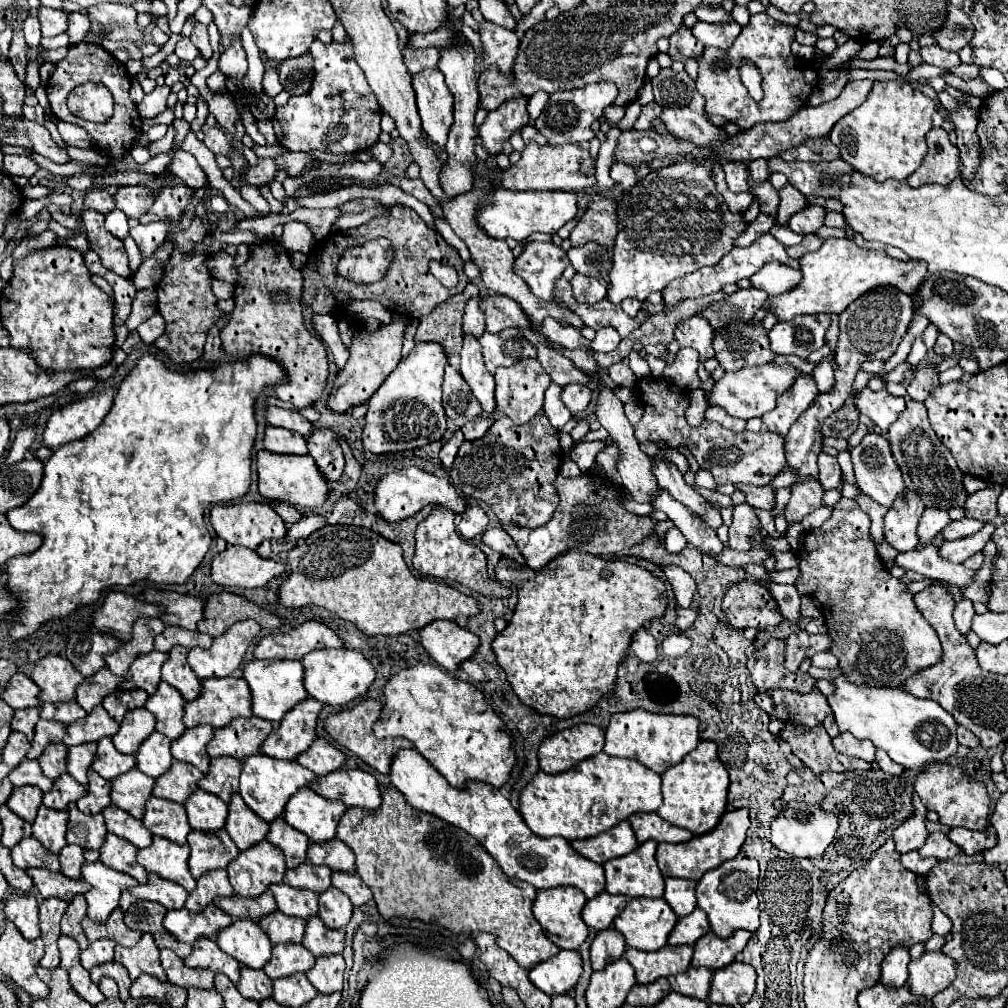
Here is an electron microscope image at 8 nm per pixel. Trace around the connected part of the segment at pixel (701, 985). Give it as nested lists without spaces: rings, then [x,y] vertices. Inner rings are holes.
[[[688,967],[684,973],[672,975],[668,981],[670,981],[672,989],[682,993],[682,995],[696,997],[696,999],[706,999],[708,989],[710,989],[710,979],[712,979],[710,969],[706,969],[706,967]]]

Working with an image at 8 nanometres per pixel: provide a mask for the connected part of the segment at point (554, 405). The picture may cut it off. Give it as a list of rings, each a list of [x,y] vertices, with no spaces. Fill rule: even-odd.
[[[552,383],[546,389],[546,403],[544,403],[544,413],[556,429],[562,429],[572,419],[570,411],[560,403],[560,391],[562,391],[562,387]]]

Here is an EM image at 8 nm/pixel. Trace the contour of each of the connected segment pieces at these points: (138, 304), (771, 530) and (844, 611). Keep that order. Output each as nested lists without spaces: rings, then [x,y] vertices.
[[[140,289],[132,301],[132,313],[126,319],[128,331],[134,331],[140,323],[150,319],[156,313],[156,291],[150,289]]]
[[[757,509],[756,514],[760,521],[761,526],[766,530],[766,532],[775,538],[781,537],[775,528],[775,521],[768,511]]]
[[[840,499],[832,507],[830,519],[808,531],[798,549],[800,559],[800,577],[796,579],[796,591],[800,597],[812,597],[822,607],[822,615],[826,617],[828,637],[832,639],[832,647],[828,649],[836,659],[838,667],[846,681],[854,685],[886,685],[886,687],[902,687],[902,683],[914,677],[920,669],[928,669],[942,659],[942,647],[932,625],[918,613],[912,595],[906,591],[906,585],[892,577],[886,565],[880,561],[874,543],[870,541],[870,517],[860,509],[856,499]]]

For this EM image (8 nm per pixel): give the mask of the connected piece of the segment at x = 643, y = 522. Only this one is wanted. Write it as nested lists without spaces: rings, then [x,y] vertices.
[[[588,471],[572,479],[558,475],[556,491],[558,491],[560,503],[546,525],[535,529],[504,525],[504,529],[516,541],[528,567],[536,571],[546,567],[558,555],[572,549],[580,549],[590,555],[614,555],[654,535],[654,527],[658,521],[652,517],[640,517],[640,515],[628,513],[622,505],[626,501],[622,495],[622,489],[610,483],[608,479],[594,479],[592,473]]]

